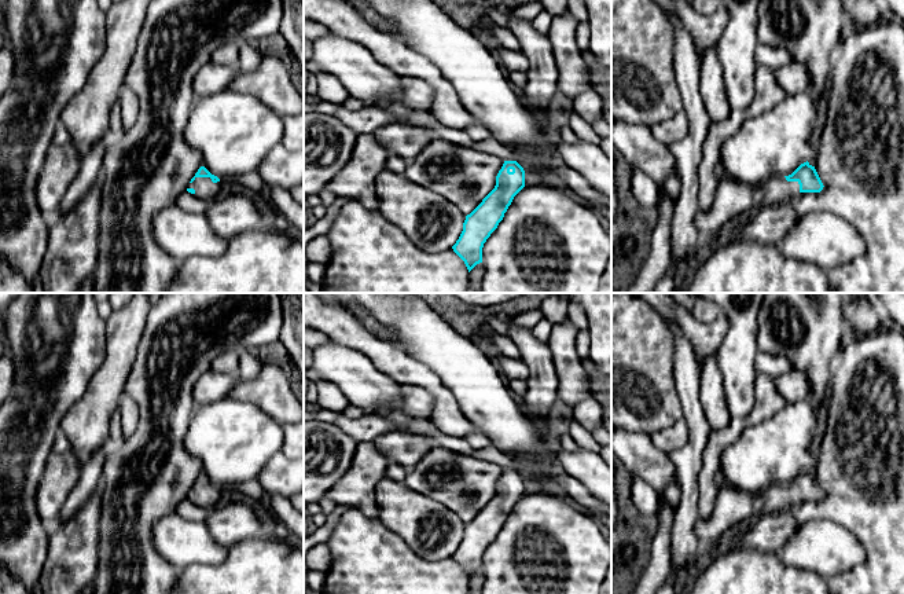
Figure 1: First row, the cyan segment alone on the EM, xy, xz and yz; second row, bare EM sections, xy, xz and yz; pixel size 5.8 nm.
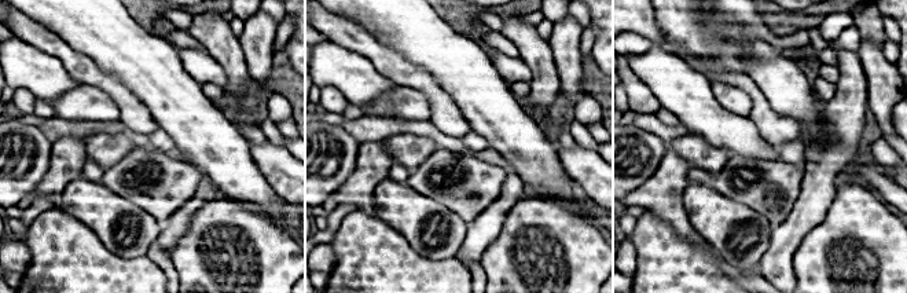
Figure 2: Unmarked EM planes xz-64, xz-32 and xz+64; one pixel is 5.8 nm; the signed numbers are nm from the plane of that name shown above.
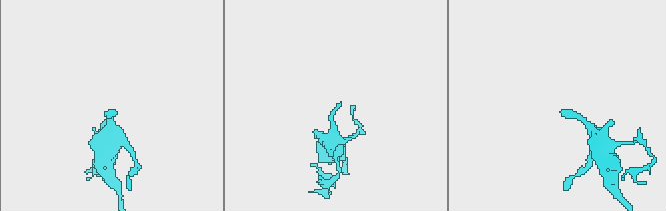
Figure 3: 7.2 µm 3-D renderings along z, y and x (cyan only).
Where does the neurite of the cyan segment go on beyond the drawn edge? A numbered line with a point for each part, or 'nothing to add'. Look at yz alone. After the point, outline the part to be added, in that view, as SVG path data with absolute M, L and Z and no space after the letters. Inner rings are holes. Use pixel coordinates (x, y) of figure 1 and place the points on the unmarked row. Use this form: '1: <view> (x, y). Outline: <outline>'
1: yz (731, 508). Outline: M717 484L710 517L695 521L695 534L702 546L714 544L734 525L754 521L762 514L791 509L800 502L798 490L772 484L762 492L739 491L728 484Z

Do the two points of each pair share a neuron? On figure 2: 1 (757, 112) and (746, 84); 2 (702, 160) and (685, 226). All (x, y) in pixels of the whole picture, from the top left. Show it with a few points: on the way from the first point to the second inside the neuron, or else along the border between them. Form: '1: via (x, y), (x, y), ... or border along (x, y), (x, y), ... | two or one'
1: via (757, 105), (757, 96), (753, 91) | one
2: border along (668, 147), (693, 167) | two

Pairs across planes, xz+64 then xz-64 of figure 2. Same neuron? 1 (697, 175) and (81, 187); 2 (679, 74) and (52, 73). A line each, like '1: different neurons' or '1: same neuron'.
1: different neurons
2: same neuron

